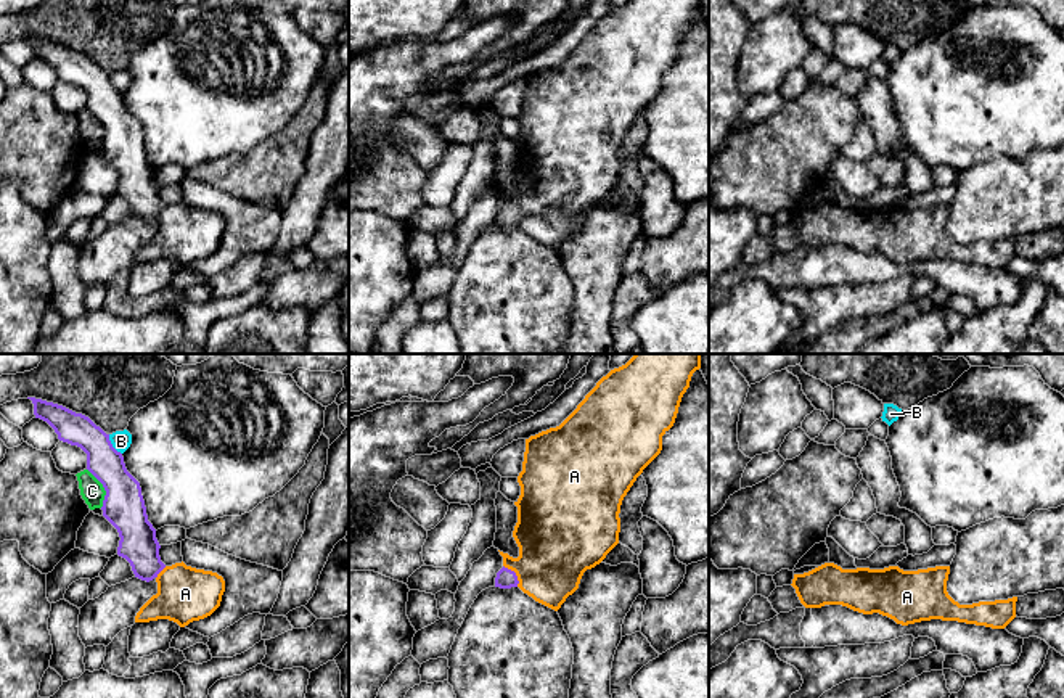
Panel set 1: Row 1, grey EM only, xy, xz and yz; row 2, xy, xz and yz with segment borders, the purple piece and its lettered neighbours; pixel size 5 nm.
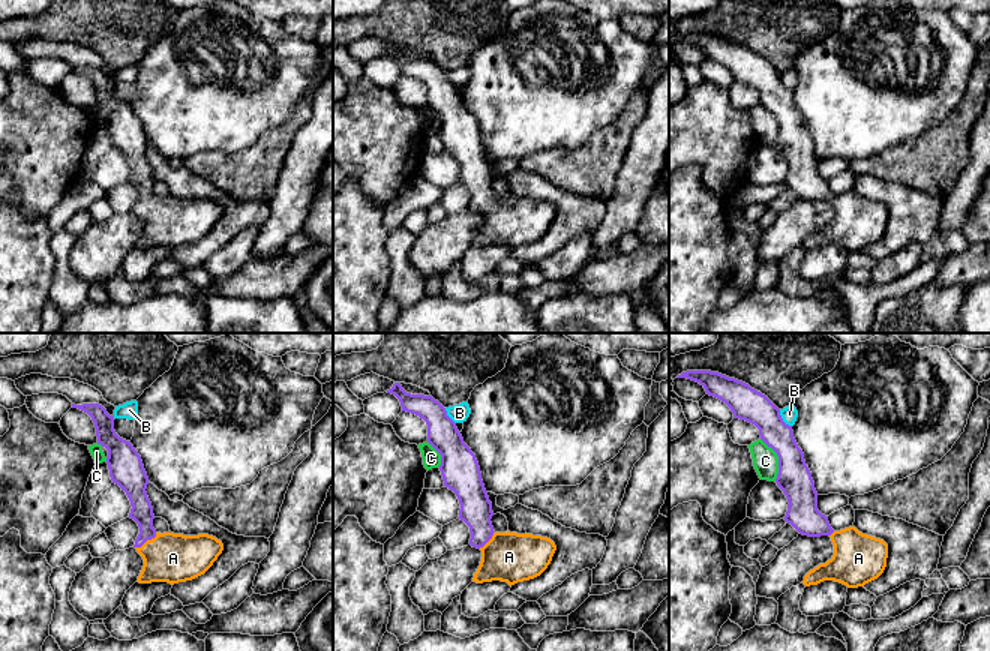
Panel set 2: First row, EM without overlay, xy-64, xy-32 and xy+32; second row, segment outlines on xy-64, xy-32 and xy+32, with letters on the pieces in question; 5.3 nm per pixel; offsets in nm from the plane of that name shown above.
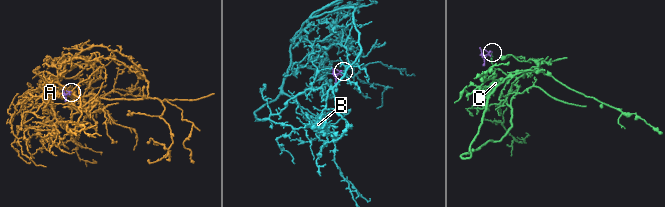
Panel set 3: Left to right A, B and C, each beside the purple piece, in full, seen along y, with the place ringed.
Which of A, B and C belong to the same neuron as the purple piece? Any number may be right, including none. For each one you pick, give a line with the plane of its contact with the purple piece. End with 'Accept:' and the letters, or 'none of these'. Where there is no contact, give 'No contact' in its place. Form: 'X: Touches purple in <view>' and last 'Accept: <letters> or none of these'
A: Touches purple in xz
Accept: A

